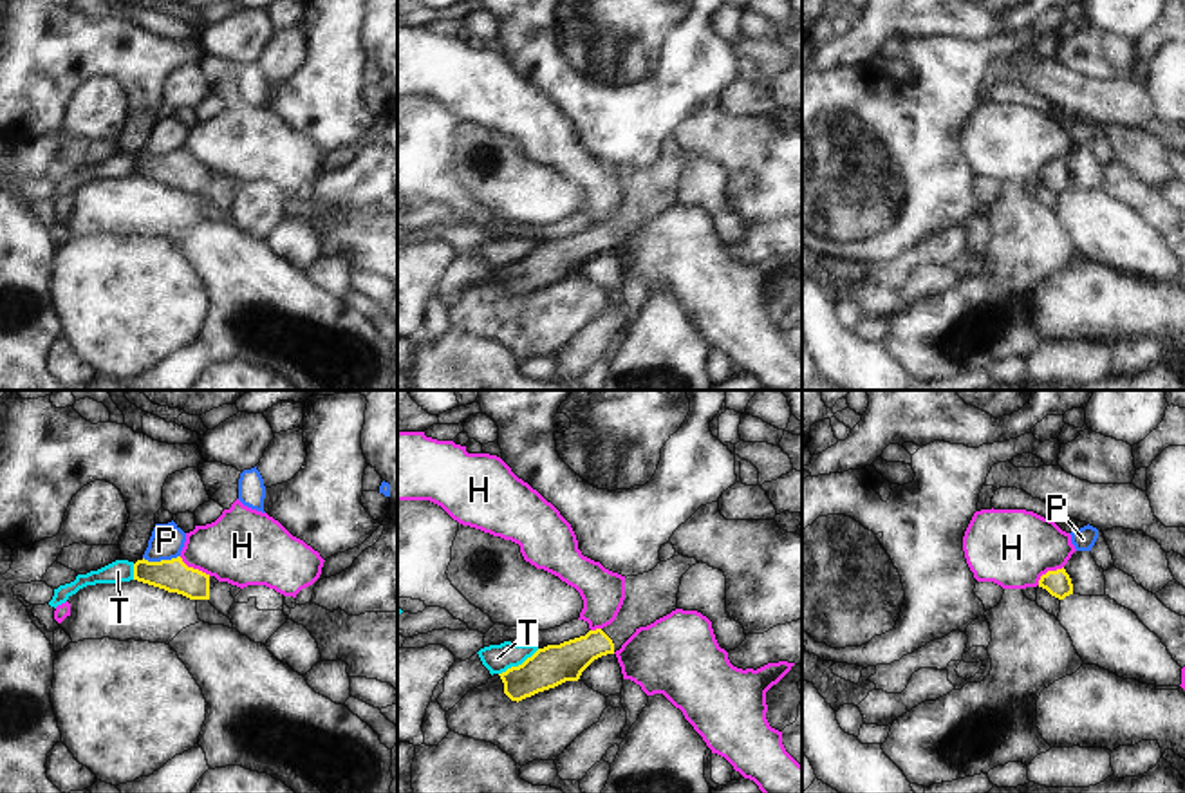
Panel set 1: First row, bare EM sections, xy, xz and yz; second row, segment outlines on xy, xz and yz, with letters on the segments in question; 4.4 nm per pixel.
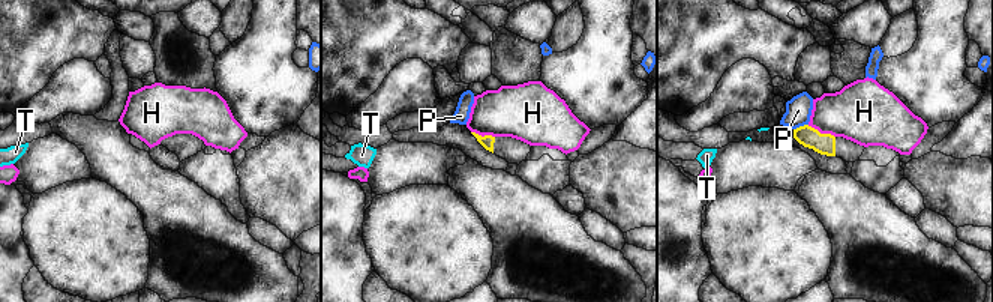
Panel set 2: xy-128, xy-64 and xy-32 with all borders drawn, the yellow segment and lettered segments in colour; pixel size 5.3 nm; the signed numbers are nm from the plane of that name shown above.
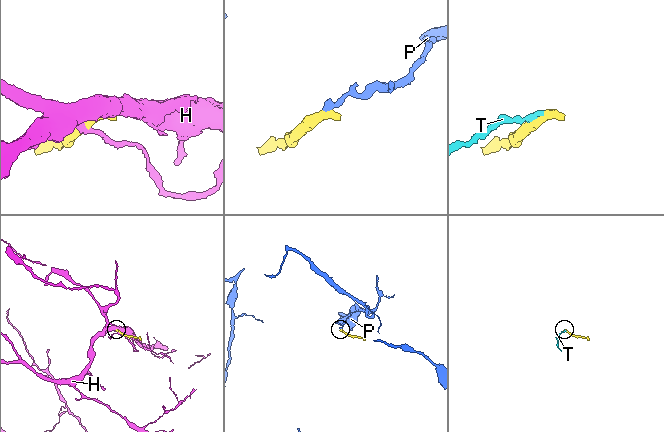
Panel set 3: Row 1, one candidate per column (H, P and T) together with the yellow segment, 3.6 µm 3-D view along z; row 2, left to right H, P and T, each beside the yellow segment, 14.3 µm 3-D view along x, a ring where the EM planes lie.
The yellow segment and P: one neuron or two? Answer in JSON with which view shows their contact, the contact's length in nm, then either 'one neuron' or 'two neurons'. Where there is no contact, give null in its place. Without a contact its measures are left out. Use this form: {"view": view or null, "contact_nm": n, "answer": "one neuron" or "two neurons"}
{"view": "xy", "contact_nm": 170, "answer": "two neurons"}

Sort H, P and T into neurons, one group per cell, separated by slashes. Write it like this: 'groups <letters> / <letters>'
groups H / P T

